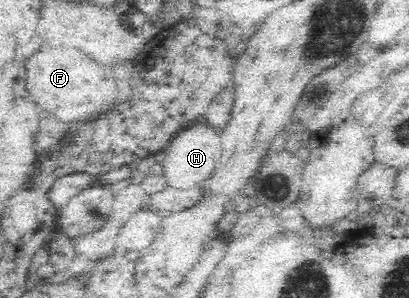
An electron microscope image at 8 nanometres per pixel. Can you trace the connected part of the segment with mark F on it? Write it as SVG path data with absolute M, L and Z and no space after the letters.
M51 48L47 52L37 52L31 60L25 62L25 86L35 98L35 102L51 112L53 116L59 116L67 122L77 122L89 118L89 114L103 112L117 100L117 82L125 78L115 78L113 68L93 62L91 58L83 58L77 50L65 50L65 48Z

